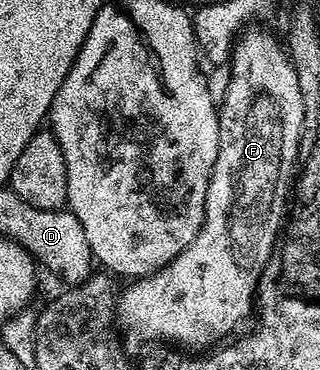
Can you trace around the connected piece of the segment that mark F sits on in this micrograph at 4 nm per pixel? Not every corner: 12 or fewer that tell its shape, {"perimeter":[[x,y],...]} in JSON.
{"perimeter":[[253,26],[233,47],[199,234],[117,298],[126,341],[209,350],[254,315],[304,100]]}

